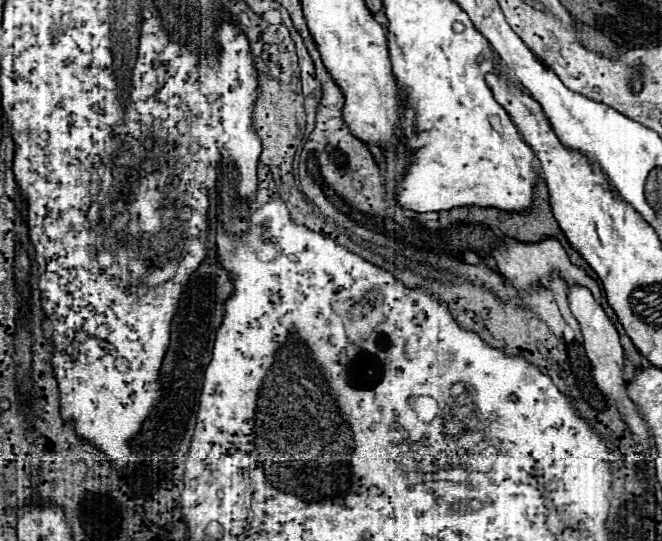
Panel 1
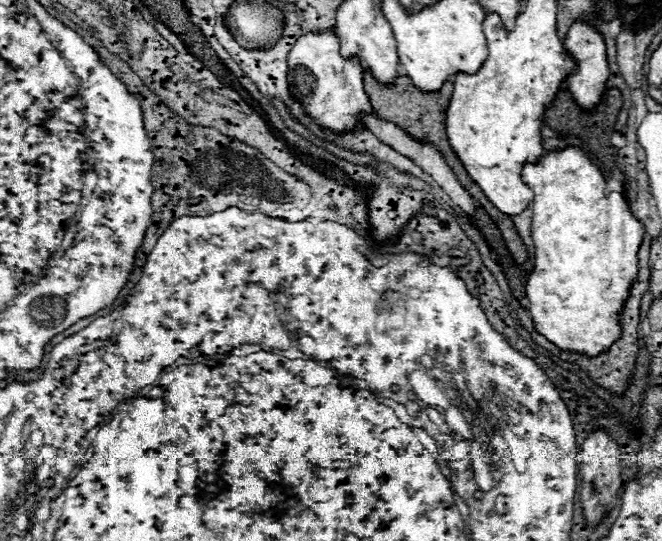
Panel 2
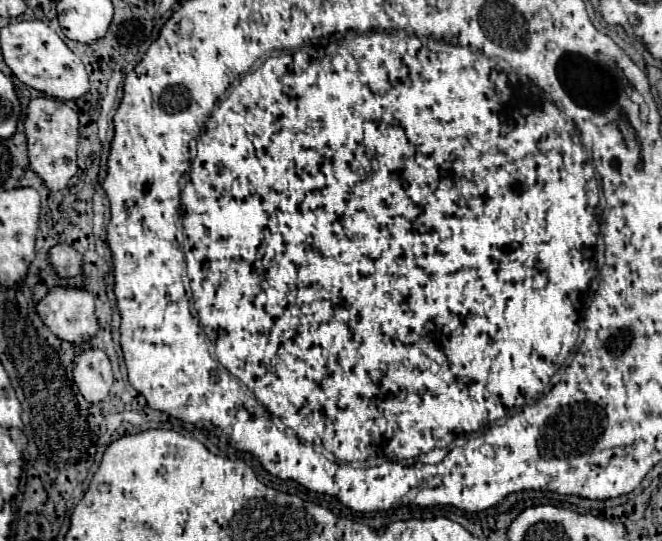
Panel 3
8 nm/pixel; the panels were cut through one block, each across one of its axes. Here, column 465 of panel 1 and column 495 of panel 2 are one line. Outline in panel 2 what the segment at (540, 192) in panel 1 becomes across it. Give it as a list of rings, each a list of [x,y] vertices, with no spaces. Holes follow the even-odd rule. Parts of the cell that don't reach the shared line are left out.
[[[366,70],[366,72],[364,72],[364,90],[368,92],[368,98],[370,98],[370,104],[372,104],[374,112],[380,112],[380,116],[384,116],[386,120],[396,120],[396,124],[404,124],[404,128],[408,128],[408,132],[412,132],[412,136],[416,136],[416,138],[420,138],[420,140],[430,140],[432,144],[436,144],[436,148],[442,152],[444,160],[448,162],[448,166],[452,168],[452,172],[456,174],[456,178],[460,180],[460,184],[464,184],[464,188],[474,196],[474,200],[476,200],[476,202],[492,216],[492,220],[496,222],[496,226],[500,228],[502,238],[504,238],[504,242],[506,242],[506,246],[508,246],[512,258],[514,258],[518,264],[526,262],[526,260],[528,260],[528,252],[526,252],[526,248],[524,248],[524,244],[522,244],[520,234],[518,234],[516,230],[510,230],[510,228],[504,224],[504,214],[502,214],[500,210],[496,210],[496,208],[490,204],[490,200],[484,196],[484,192],[480,190],[480,186],[468,176],[464,164],[458,160],[456,152],[452,150],[452,146],[450,146],[450,142],[448,142],[448,136],[446,136],[446,130],[444,130],[444,118],[446,118],[444,112],[446,112],[446,108],[448,108],[450,96],[452,96],[452,82],[446,80],[438,92],[422,92],[422,90],[418,90],[418,88],[412,84],[412,80],[410,80],[408,76],[398,76],[398,78],[394,80],[394,84],[380,84],[380,82],[372,76],[372,72]]]

